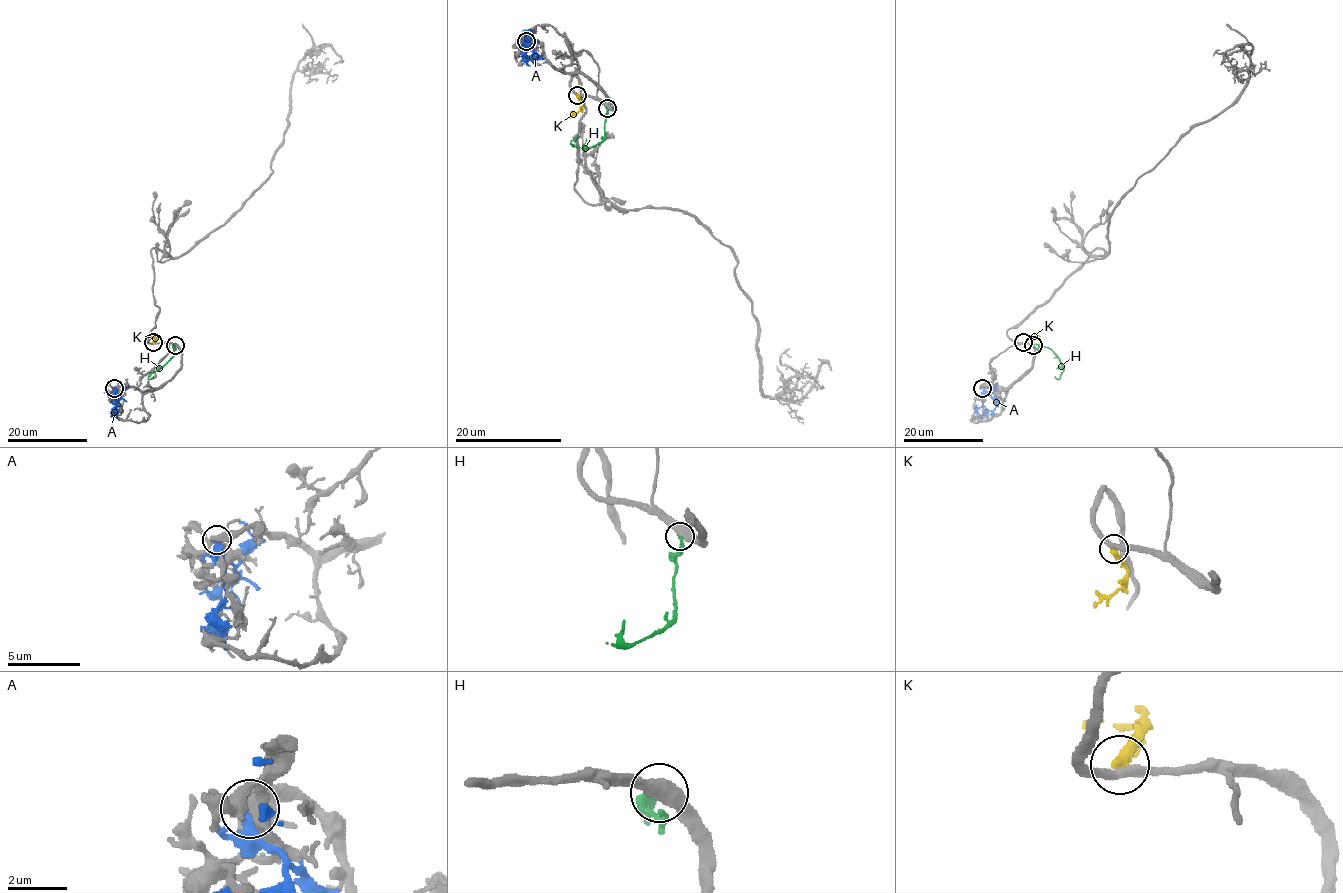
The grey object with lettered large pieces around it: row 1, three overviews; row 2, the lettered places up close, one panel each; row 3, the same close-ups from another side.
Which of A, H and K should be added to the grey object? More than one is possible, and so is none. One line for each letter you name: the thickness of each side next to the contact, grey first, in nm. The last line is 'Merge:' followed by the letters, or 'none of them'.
Merge: none of them

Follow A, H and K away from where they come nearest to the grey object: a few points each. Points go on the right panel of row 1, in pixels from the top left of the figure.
A: (983, 387), (996, 405), (987, 411), (989, 416)
H: (1033, 344), (1049, 347), (1059, 358), (1063, 372), (1058, 379), (1055, 376)
K: (1024, 342), (1029, 337), (1040, 335)

